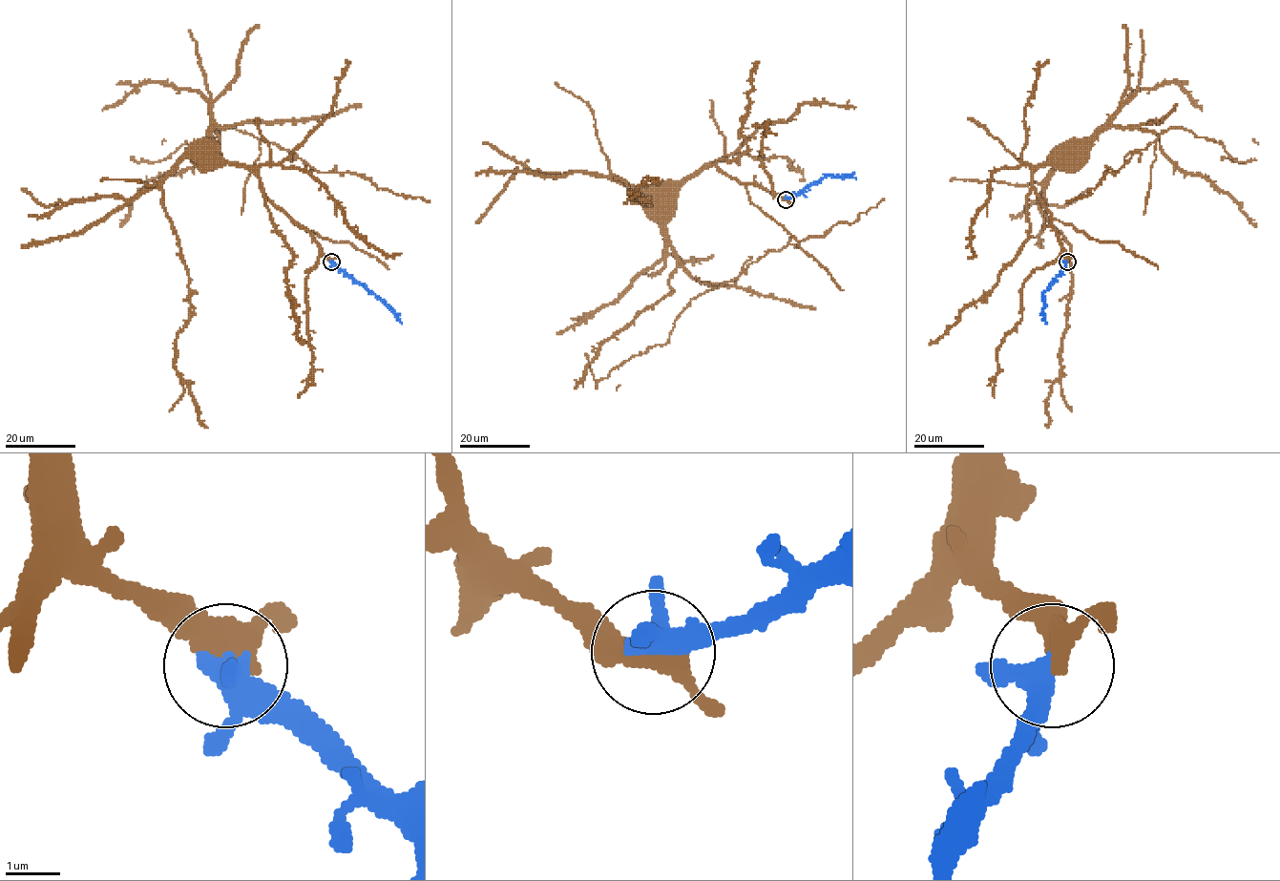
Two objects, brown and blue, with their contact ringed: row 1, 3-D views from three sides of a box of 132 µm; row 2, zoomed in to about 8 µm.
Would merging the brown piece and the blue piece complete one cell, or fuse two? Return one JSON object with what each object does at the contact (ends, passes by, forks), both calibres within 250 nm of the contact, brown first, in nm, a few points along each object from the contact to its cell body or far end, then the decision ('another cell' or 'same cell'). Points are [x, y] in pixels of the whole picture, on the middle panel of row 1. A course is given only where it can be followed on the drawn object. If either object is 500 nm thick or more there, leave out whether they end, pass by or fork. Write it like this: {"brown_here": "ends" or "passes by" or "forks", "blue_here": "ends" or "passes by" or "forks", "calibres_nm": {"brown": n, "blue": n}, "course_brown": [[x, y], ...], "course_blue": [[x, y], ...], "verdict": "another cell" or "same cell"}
{"brown_here": "passes by", "blue_here": "forks", "calibres_nm": {"brown": 440, "blue": 340}, "course_brown": [[786, 199], [761, 186], [739, 183], [716, 164], [708, 164], [680, 182], [652, 185], [645, 193]], "course_blue": [[786, 199], [793, 198], [828, 175], [856, 178]], "verdict": "same cell"}

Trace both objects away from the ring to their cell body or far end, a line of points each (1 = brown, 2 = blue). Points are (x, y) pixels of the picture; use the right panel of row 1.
1: (1066, 262), (1061, 255), (1060, 239), (1052, 227), (1051, 214), (1032, 184), (1032, 174), (1060, 154)
2: (1066, 262), (1042, 293), (1046, 324)

